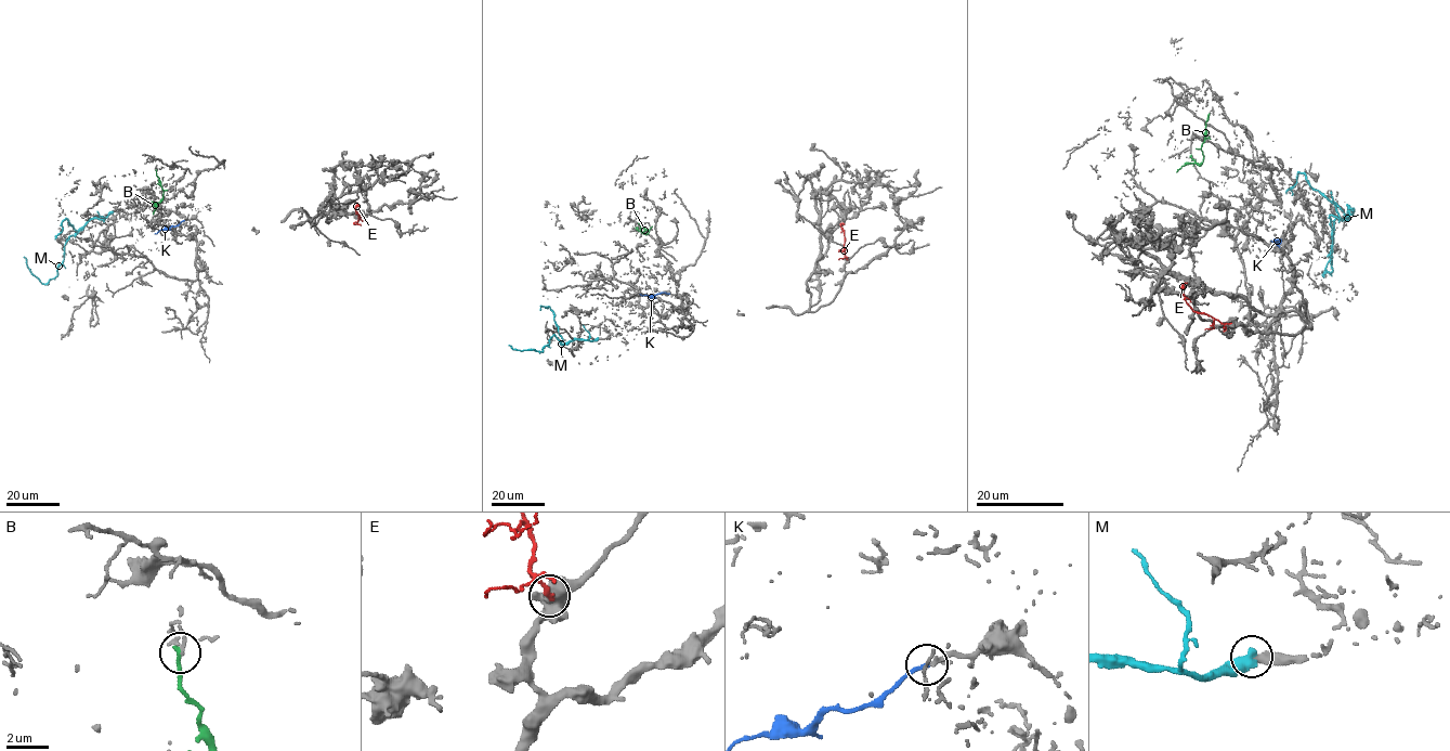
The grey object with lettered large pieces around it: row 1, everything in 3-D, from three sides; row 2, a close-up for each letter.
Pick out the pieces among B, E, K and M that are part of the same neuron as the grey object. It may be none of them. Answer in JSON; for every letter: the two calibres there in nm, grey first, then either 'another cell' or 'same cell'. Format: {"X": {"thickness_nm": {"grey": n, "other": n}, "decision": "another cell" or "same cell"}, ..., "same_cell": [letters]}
{"B": {"thickness_nm": {"grey": 140, "other": 240}, "decision": "another cell"}, "E": {"thickness_nm": {"grey": 600, "other": 200}, "decision": "another cell"}, "K": {"thickness_nm": {"grey": 190, "other": 190}, "decision": "same cell"}, "M": {"thickness_nm": {"grey": 400, "other": 550}, "decision": "another cell"}, "same_cell": ["K"]}

